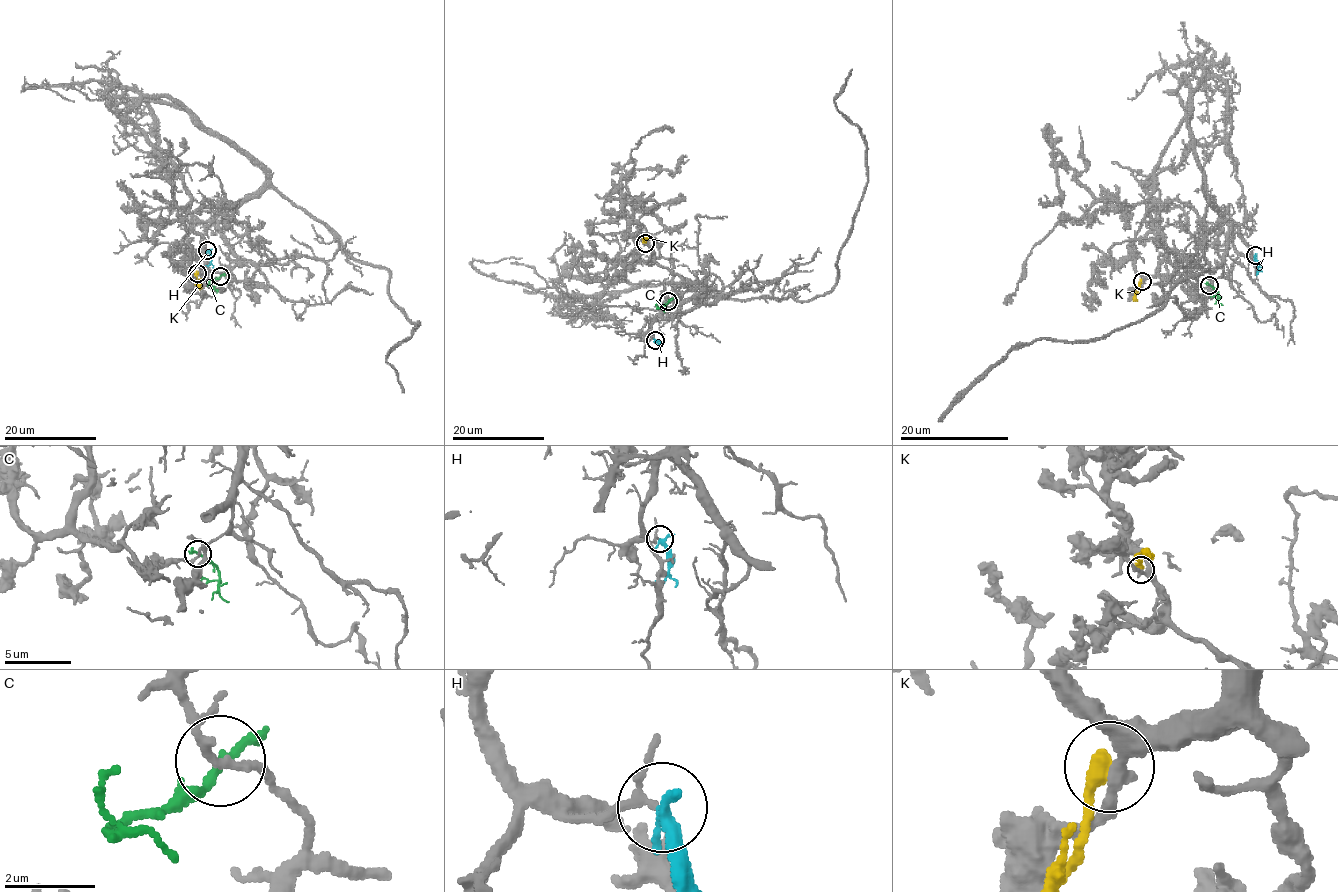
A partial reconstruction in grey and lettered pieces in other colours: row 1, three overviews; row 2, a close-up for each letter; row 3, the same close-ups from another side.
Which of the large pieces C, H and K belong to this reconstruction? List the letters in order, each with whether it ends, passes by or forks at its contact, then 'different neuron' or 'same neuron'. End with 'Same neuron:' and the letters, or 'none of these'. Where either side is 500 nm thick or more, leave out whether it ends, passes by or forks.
C: it ends there; different neuron
H: it ends there; same neuron
K: it ends there; different neuron
Same neuron: H

